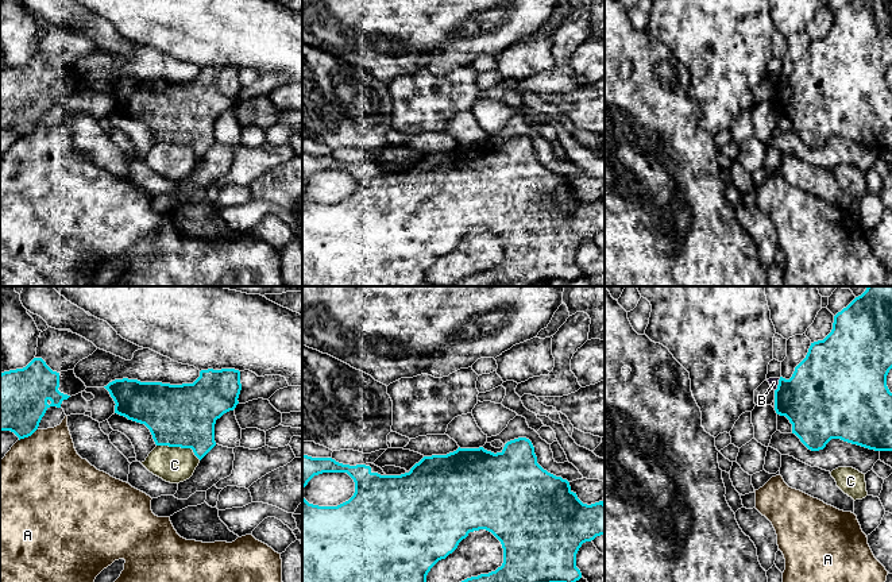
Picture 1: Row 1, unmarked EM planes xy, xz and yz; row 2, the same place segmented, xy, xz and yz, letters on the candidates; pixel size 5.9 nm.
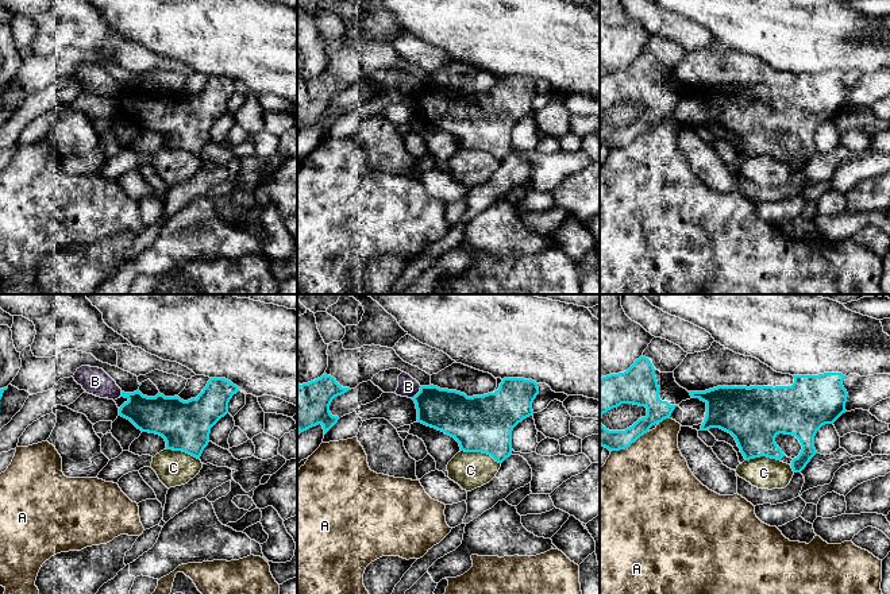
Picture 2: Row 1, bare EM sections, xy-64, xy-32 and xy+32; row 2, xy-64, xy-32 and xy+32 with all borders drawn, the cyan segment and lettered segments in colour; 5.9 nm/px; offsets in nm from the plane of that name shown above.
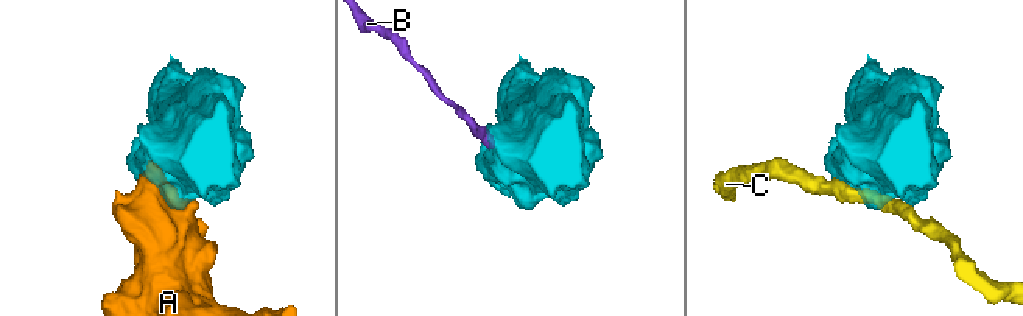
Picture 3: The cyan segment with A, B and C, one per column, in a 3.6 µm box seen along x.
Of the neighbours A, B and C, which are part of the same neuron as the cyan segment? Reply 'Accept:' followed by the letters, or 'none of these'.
Accept: none of these

